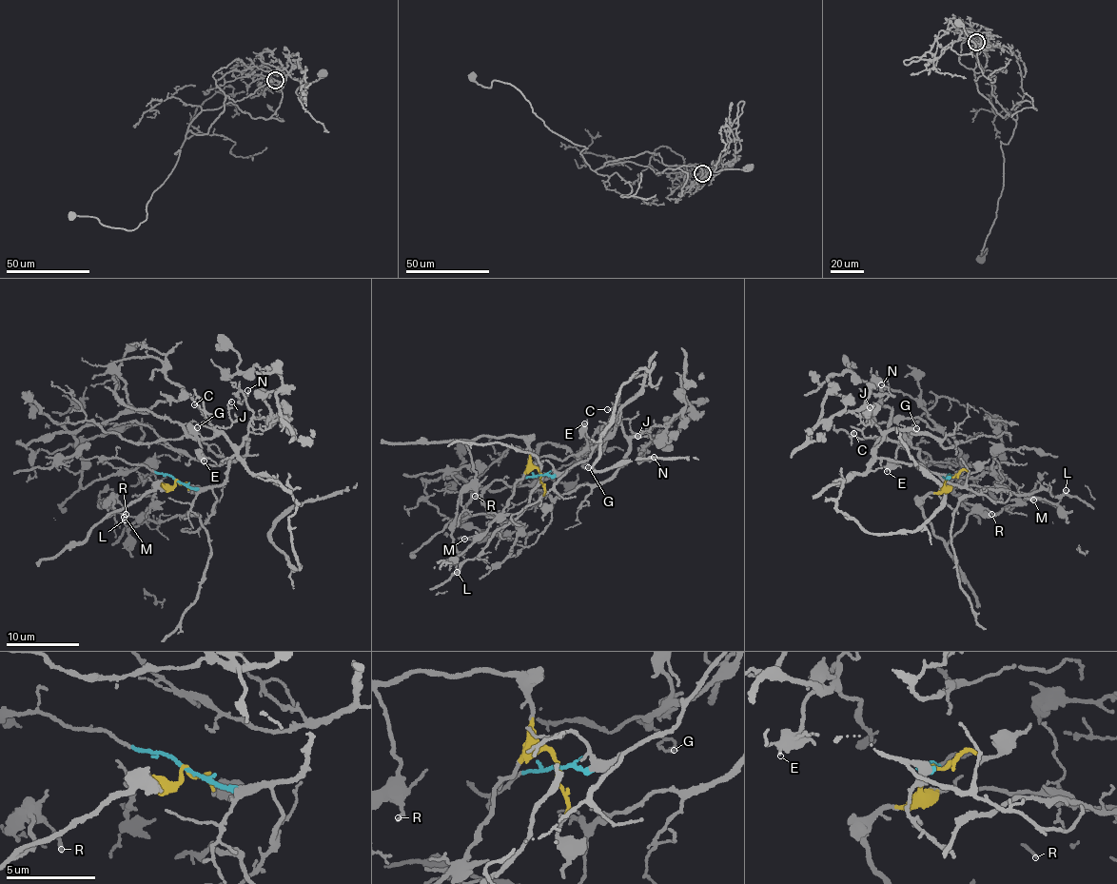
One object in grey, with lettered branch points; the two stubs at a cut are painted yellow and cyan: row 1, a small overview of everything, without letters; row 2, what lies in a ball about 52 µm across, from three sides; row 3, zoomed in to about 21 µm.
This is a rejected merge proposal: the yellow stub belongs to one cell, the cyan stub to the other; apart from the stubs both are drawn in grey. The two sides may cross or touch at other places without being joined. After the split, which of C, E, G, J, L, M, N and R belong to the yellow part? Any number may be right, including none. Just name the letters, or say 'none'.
L, M, R

